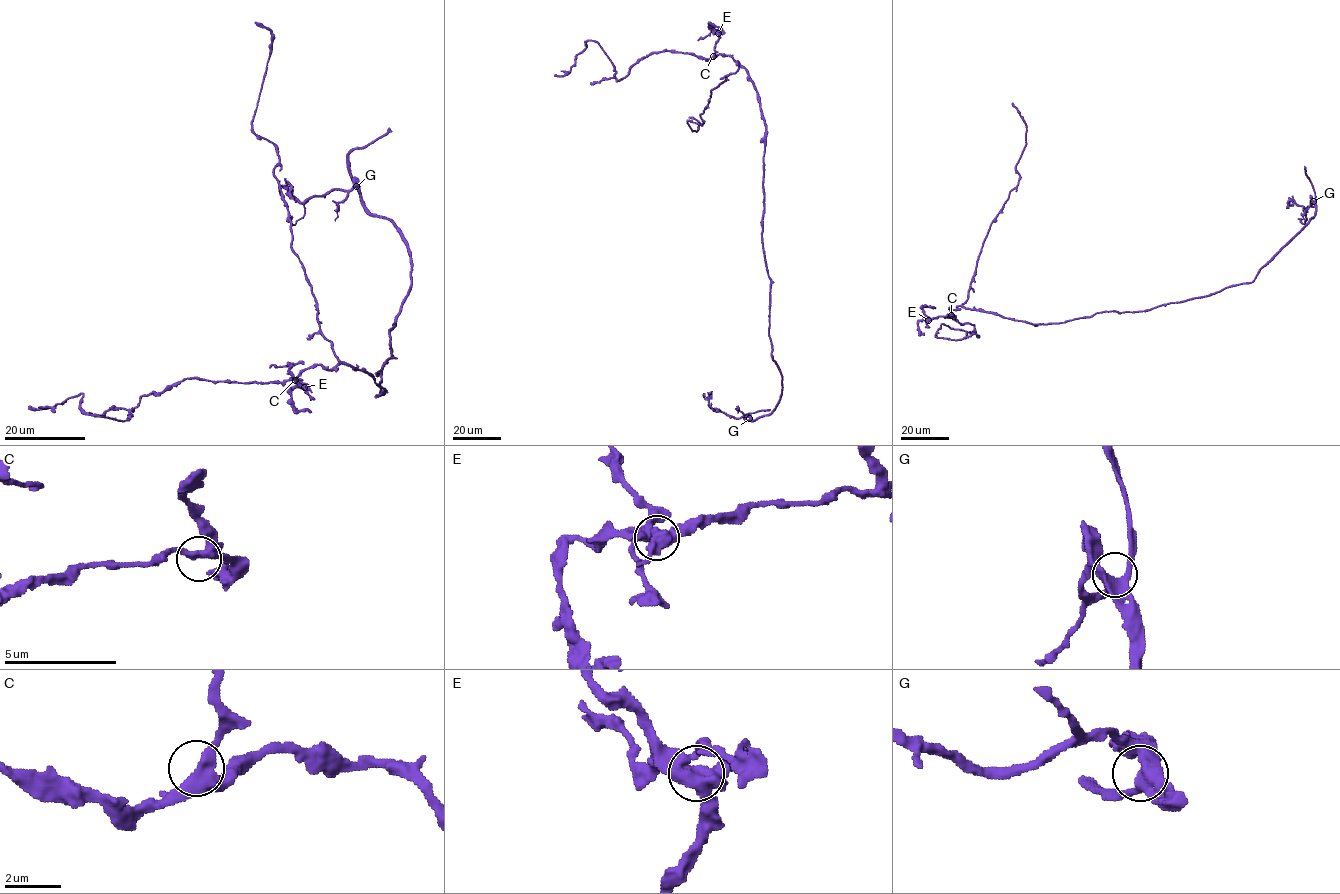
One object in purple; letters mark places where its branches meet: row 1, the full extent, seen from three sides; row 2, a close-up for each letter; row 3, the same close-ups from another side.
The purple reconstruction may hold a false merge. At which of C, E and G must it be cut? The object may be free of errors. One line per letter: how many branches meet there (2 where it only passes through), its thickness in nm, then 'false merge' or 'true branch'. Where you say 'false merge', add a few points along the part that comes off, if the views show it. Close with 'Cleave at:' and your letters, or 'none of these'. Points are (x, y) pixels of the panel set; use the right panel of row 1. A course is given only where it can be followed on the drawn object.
C: branches 3; calibre 400 nm; true branch
E: branches 4; calibre 550 nm; false merge; course (928, 320), (923, 306), (935, 308)
G: branches 3; calibre 380 nm; true branch
Cleave at: E

